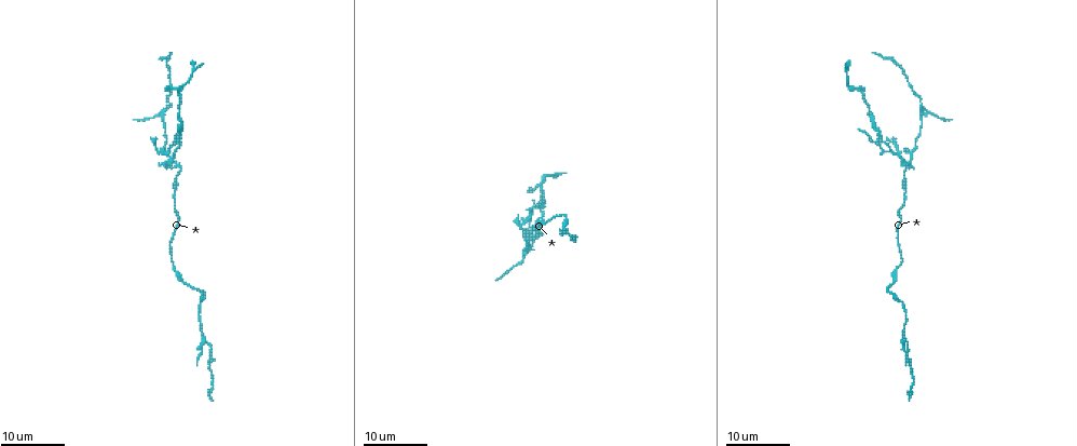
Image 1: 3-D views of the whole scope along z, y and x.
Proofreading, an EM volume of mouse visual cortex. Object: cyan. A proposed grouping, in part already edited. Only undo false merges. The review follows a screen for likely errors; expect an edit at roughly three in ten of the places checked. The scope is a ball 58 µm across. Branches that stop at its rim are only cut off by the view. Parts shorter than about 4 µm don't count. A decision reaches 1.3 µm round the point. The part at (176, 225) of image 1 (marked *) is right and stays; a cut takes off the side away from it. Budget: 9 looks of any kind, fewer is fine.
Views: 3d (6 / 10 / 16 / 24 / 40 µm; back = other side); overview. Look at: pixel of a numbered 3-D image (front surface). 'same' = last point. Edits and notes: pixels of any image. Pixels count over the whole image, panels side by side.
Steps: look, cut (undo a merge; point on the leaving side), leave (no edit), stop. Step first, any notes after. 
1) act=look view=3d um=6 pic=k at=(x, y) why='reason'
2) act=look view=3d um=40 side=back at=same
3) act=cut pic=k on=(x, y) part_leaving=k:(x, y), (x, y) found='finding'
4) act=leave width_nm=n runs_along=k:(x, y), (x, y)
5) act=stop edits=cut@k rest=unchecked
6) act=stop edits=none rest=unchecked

act=look view=3d um=24 pic=1 at=(890, 292)

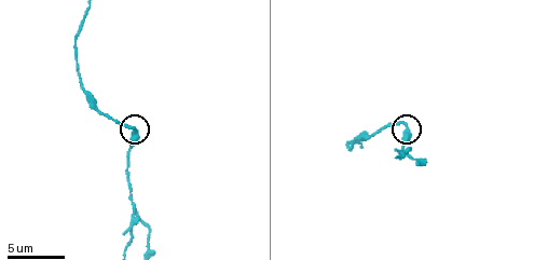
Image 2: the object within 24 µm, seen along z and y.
act=look view=3d um=10 pic=2 at=(405, 124)

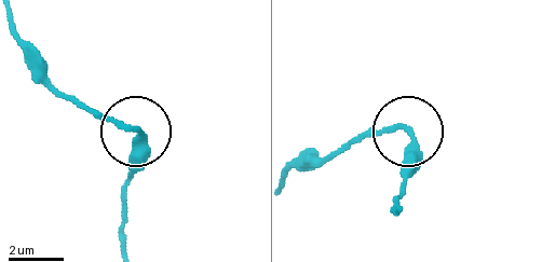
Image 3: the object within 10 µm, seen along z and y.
act=leave runs_along=3:(18, 42), (51, 84), (139, 137), (136, 173) found='continuous, no second cell'

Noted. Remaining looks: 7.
act=look view=3d um=24 pic=1 at=(537, 235) why='two arms in line, one across'

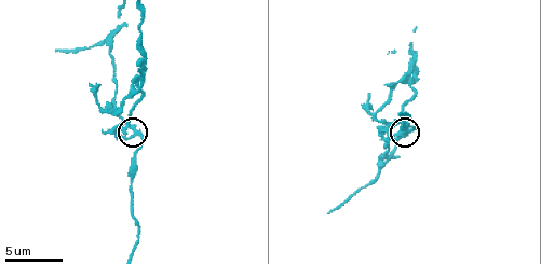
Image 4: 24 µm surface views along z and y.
act=look view=3d um=10 pic=4 at=(407, 131) why='zoom in'

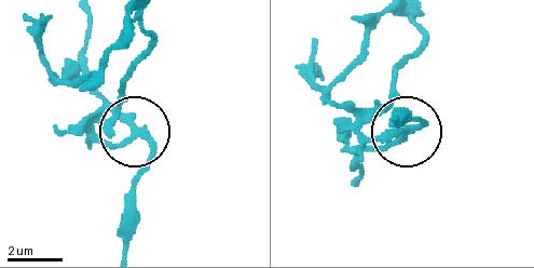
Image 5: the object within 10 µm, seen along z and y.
act=look view=3d um=6 pic=5 at=(407, 133)

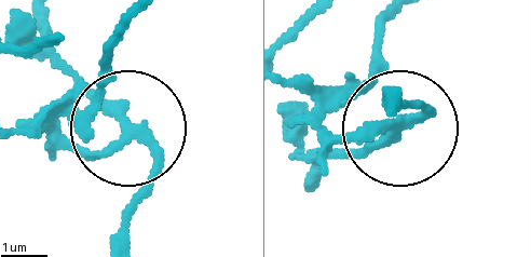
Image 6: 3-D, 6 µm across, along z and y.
act=cut pic=6 on=(98, 84) found='a second cell is stuck on'

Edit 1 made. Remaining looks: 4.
act=look view=overview

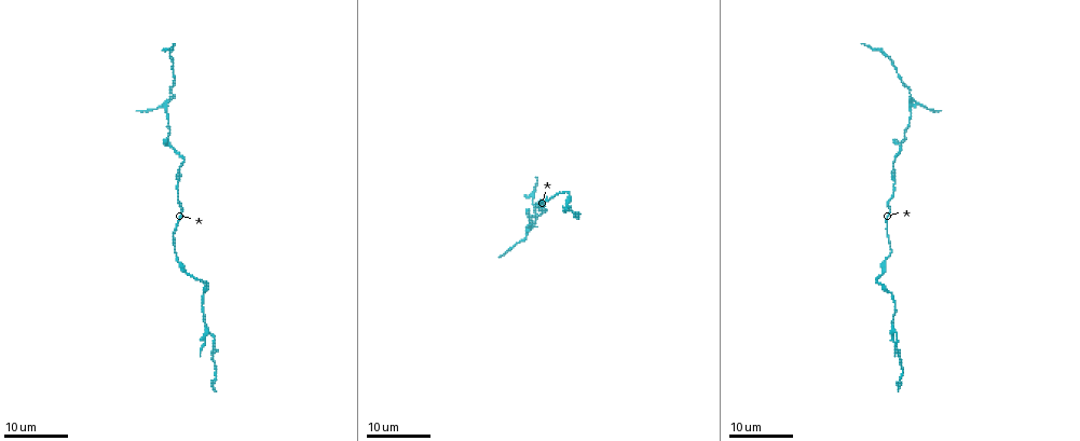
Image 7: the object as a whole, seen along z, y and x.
act=look view=3d um=24 pic=7 at=(539, 201)

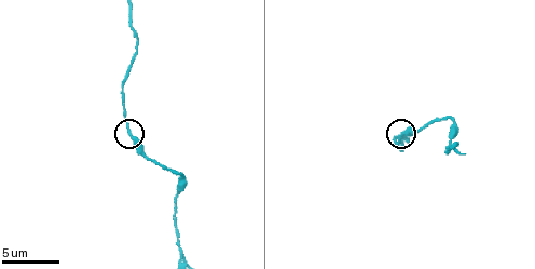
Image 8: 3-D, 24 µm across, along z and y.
act=look view=3d um=10 pic=8 at=(127, 129) why='zoom in'

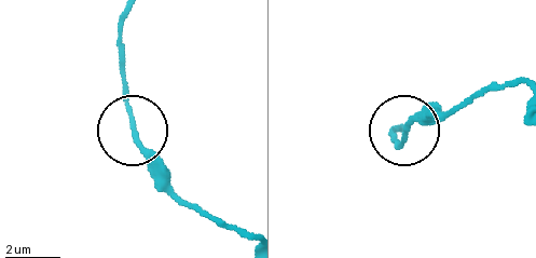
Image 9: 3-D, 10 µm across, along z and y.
act=leave width_nm=190 found='one cell here'

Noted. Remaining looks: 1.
act=look view=3d um=10 pic=8 at=(136, 37) why='calibre changes'

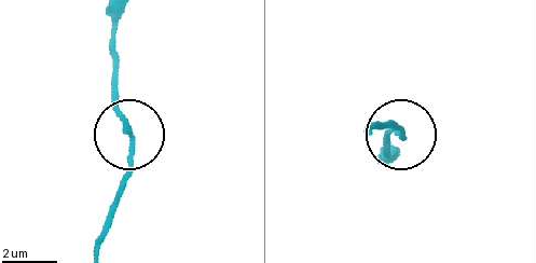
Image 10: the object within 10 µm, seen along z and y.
act=leave width_nm=150 found='all the same cell'

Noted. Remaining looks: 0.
act=stop edits=cut@6 rest=unchecked

